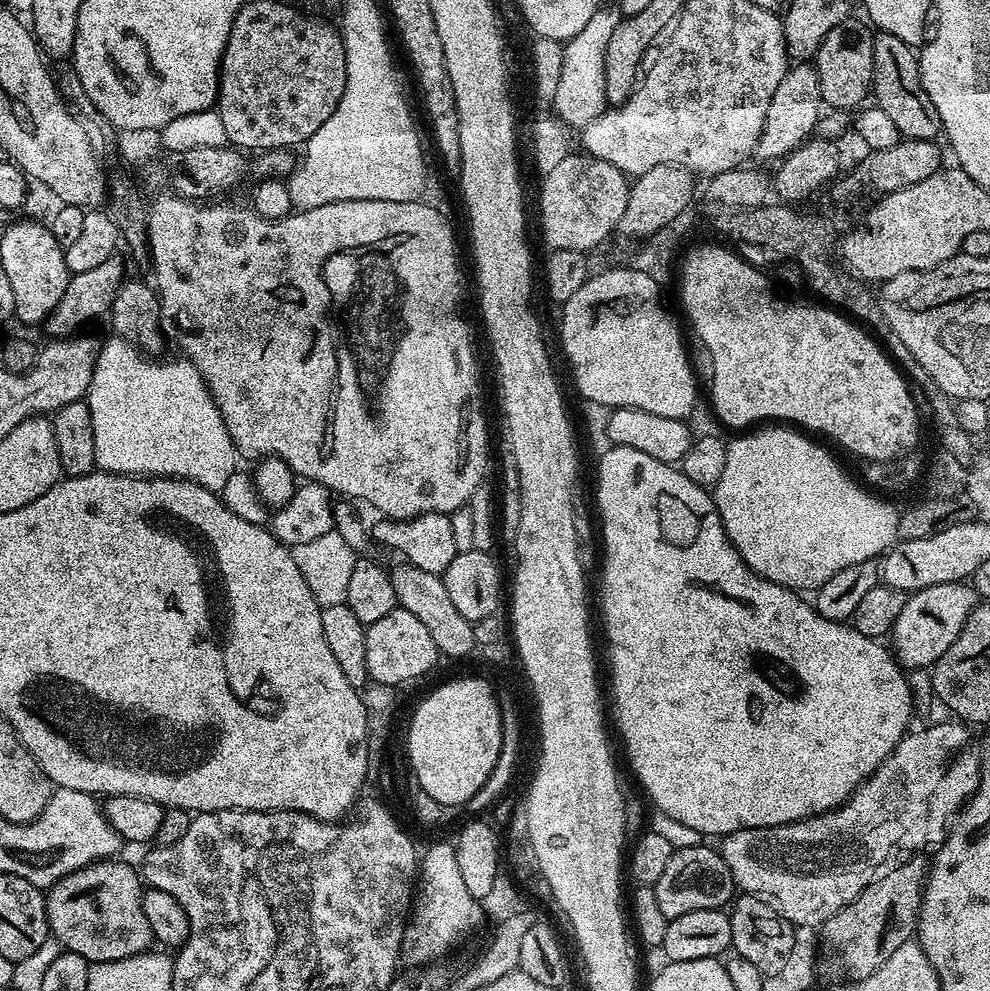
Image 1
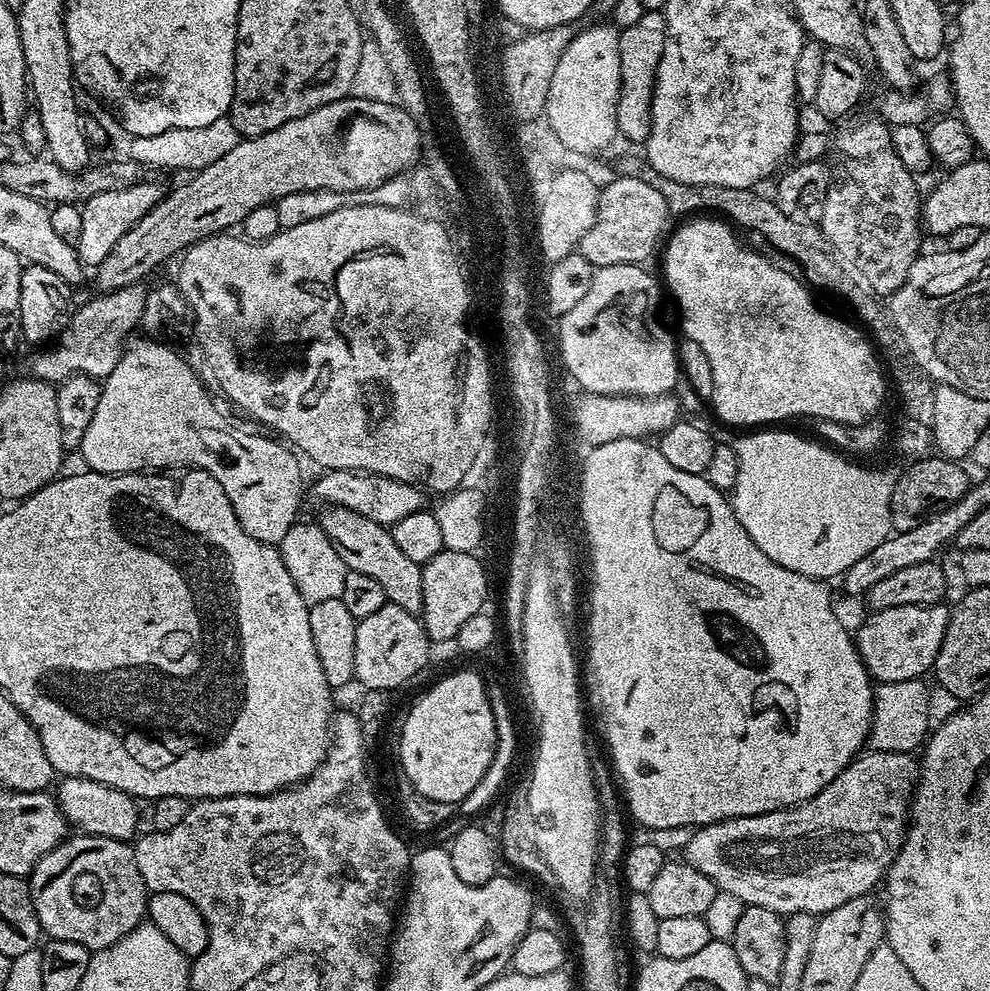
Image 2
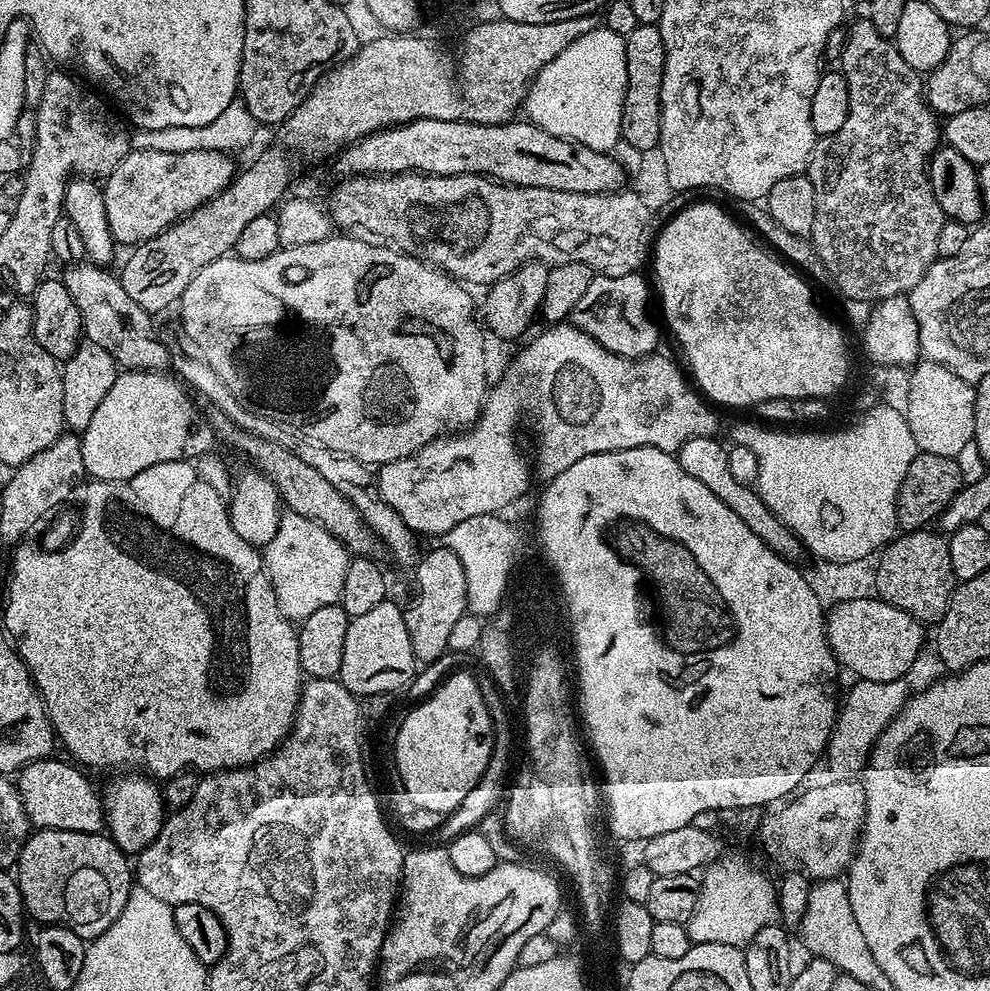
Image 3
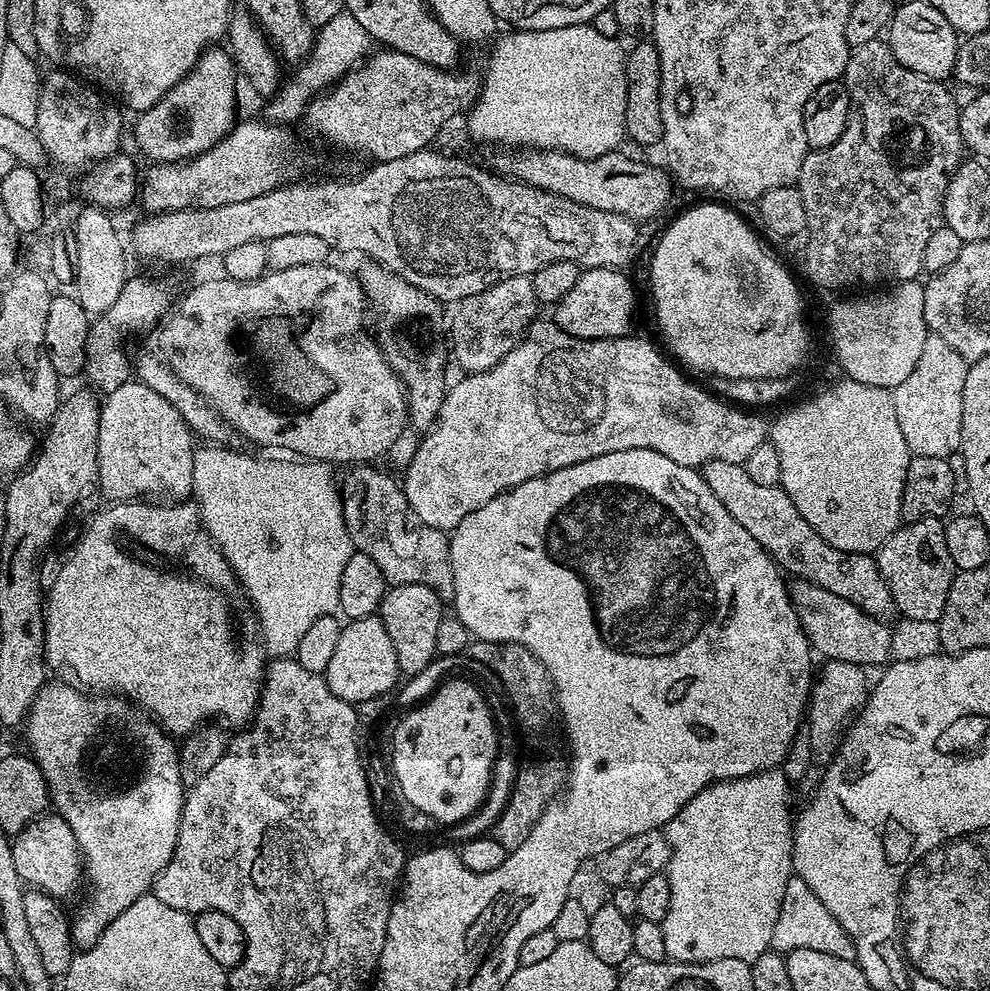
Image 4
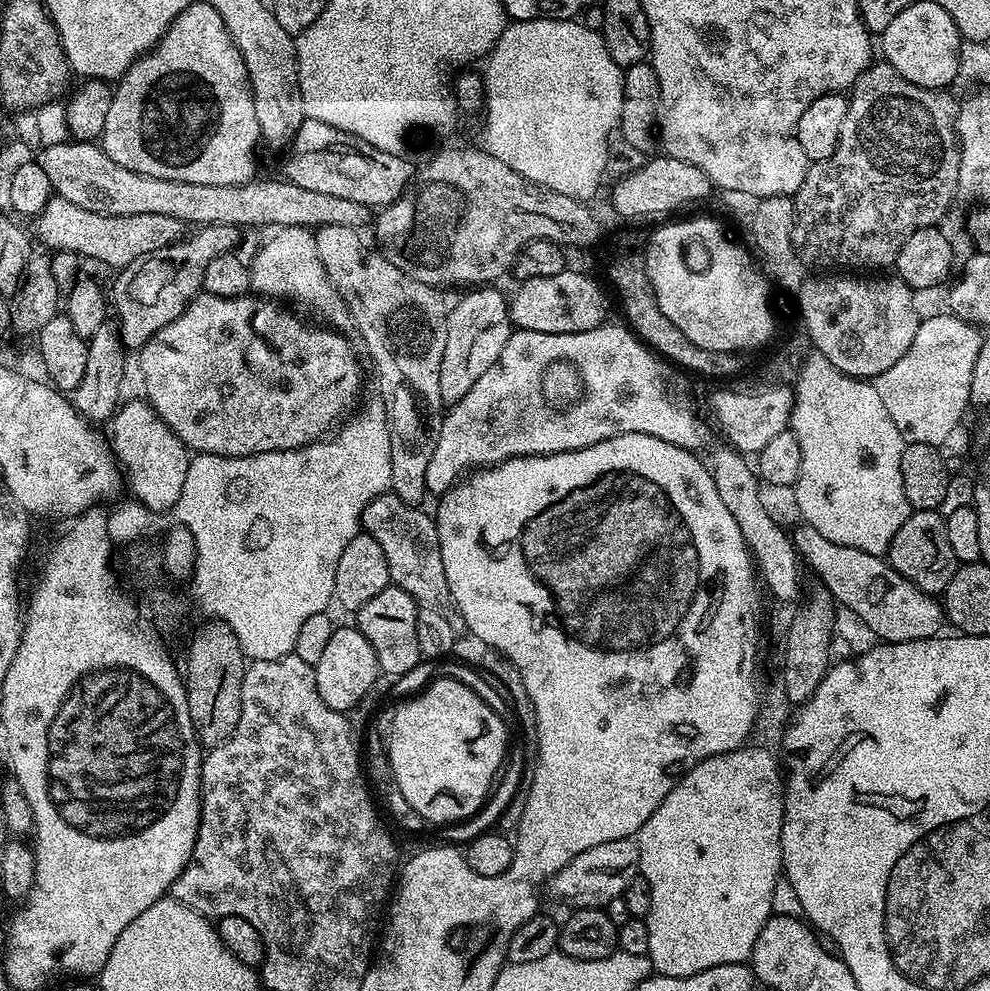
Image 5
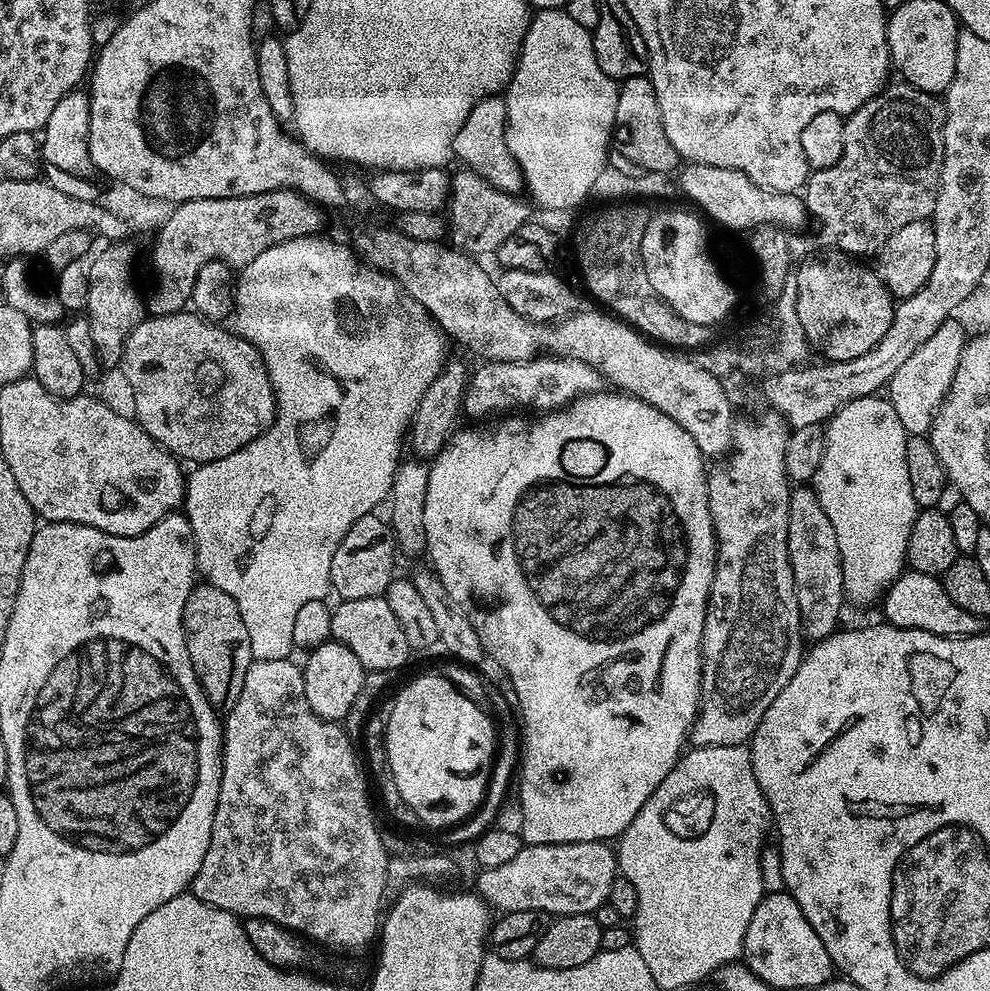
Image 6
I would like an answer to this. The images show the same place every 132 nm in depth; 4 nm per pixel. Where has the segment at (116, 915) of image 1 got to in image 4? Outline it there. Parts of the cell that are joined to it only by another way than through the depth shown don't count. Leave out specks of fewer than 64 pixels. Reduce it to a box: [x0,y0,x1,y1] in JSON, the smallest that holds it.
[11,814,82,898]

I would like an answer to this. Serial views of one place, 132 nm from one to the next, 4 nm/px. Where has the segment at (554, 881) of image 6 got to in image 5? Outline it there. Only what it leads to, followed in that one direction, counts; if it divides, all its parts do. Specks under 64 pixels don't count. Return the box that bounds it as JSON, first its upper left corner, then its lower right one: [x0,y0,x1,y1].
[550,839,640,909]

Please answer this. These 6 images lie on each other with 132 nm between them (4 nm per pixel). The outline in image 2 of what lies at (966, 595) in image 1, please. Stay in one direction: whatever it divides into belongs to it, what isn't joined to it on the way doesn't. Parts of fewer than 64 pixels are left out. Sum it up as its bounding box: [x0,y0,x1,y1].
[854,603,949,683]

